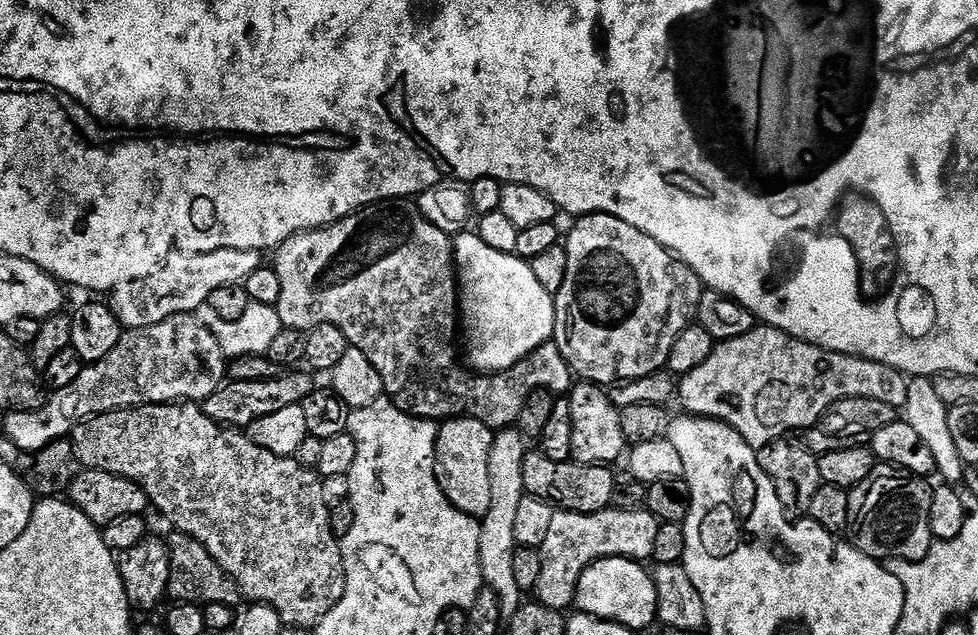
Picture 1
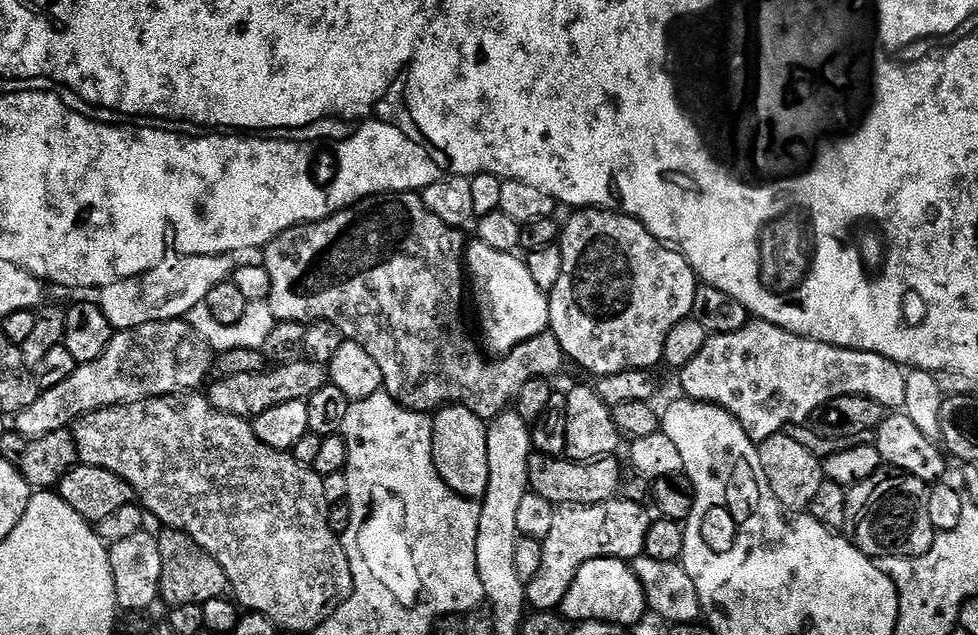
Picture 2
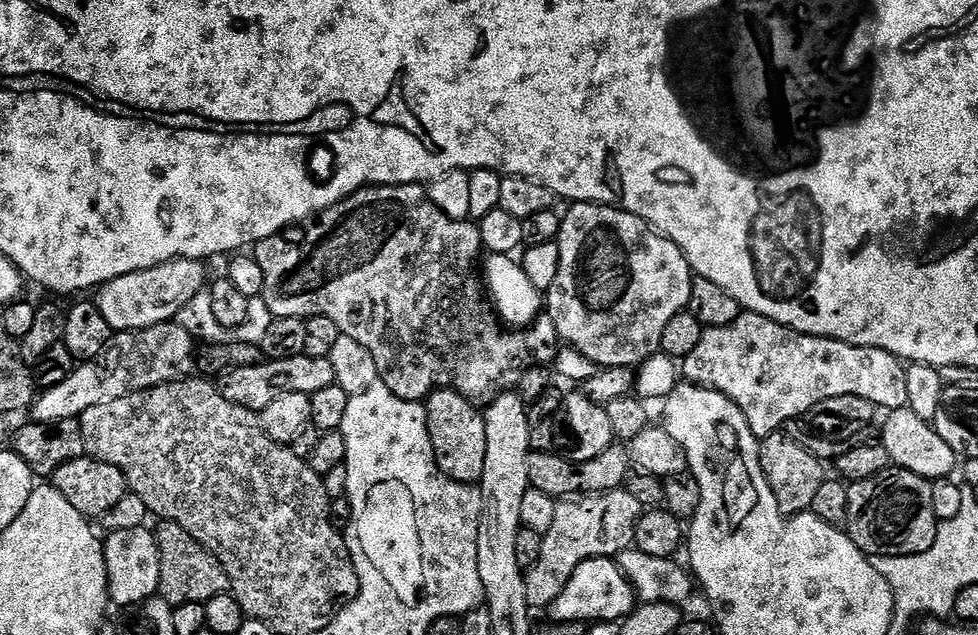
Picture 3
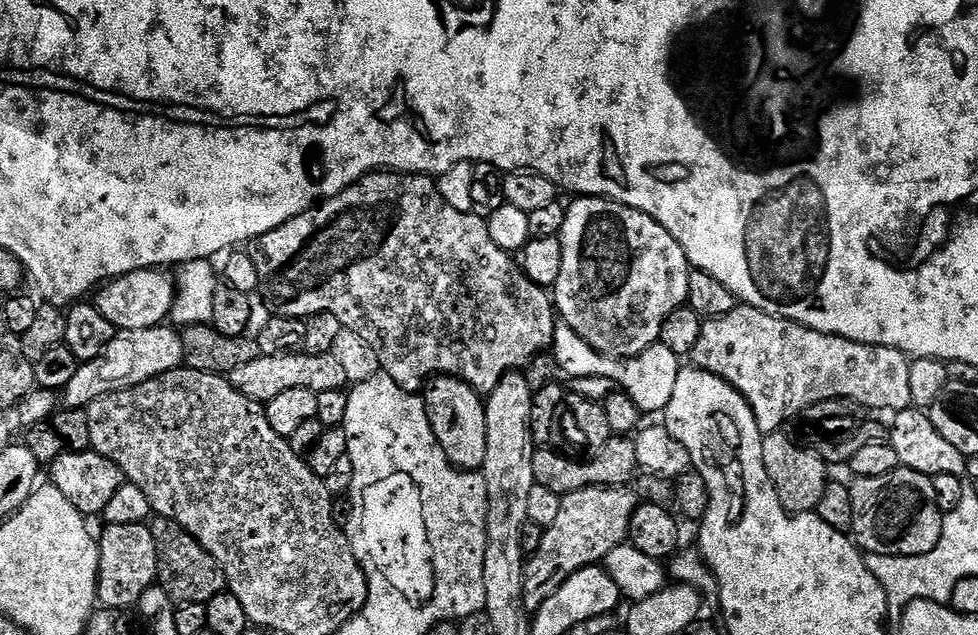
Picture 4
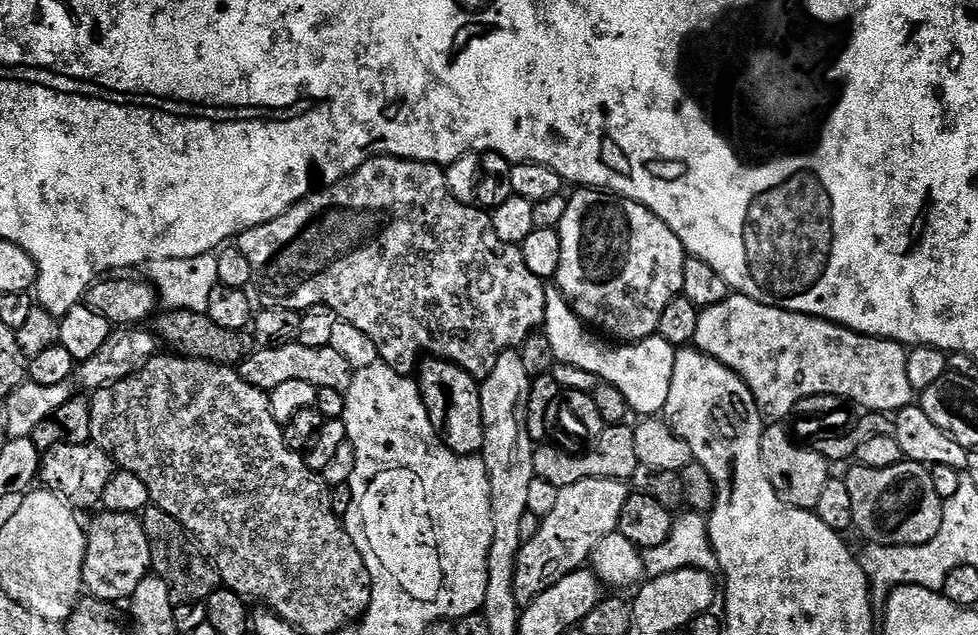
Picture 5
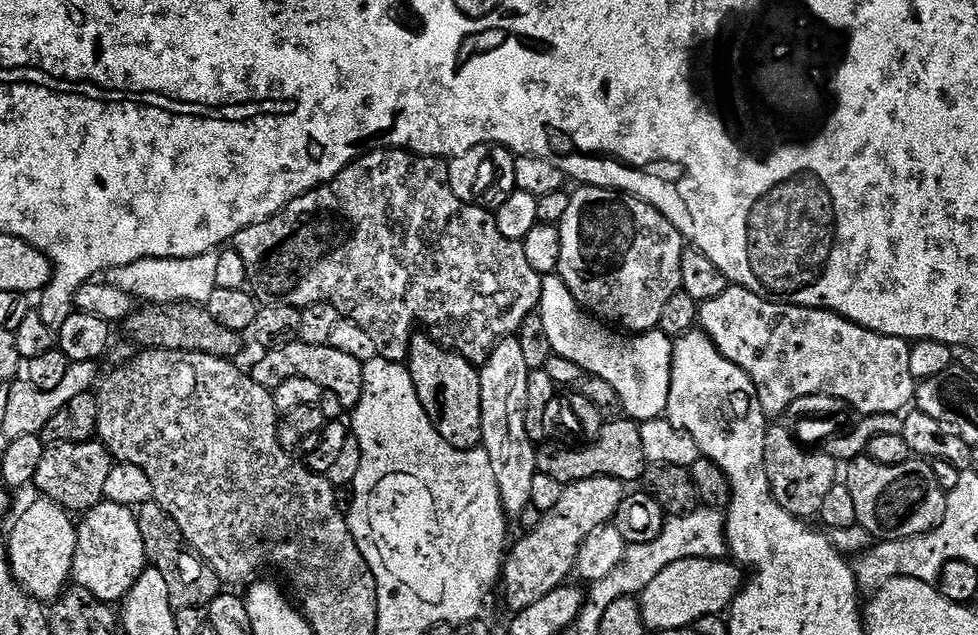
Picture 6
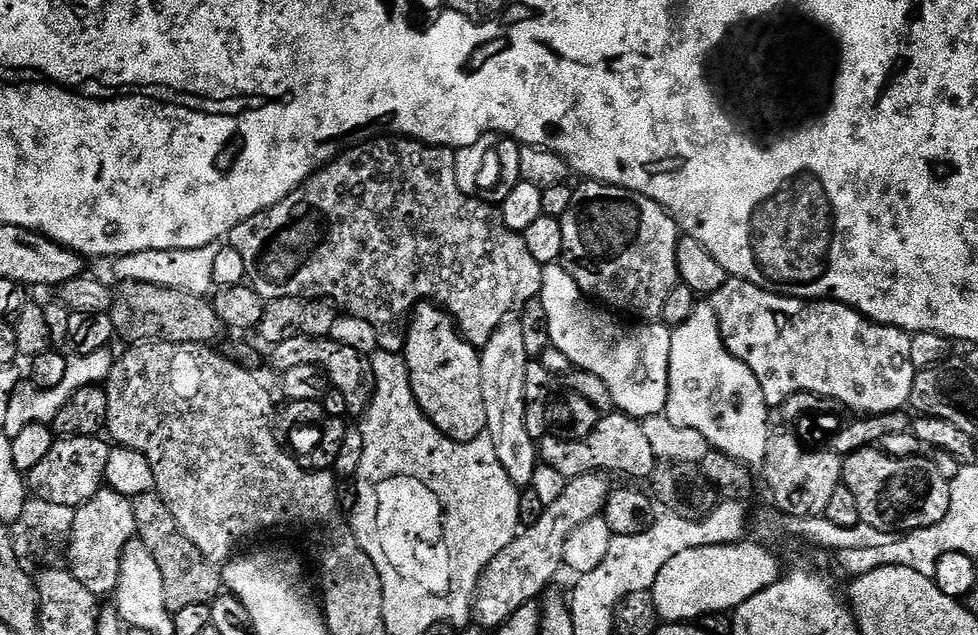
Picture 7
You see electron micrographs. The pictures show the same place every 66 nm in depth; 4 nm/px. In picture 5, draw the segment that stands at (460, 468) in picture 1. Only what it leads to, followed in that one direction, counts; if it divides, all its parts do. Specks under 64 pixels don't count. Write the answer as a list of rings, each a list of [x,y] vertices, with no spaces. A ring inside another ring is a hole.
[[[428,358],[419,365],[420,396],[436,427],[440,441],[459,456],[474,456],[484,450],[484,423],[480,405],[480,384],[466,370],[448,360]]]

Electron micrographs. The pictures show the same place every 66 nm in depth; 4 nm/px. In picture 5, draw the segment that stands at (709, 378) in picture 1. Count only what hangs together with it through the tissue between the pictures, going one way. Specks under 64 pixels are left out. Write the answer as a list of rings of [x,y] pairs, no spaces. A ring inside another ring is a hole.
[[[730,294],[718,306],[703,309],[694,344],[705,356],[714,358],[744,379],[744,385],[754,394],[761,417],[768,422],[787,421],[787,416],[795,413],[798,402],[811,396],[839,396],[844,402],[853,400],[872,414],[895,414],[914,400],[914,389],[906,374],[909,349],[905,345],[897,340],[863,336],[861,332],[816,316],[766,306],[749,296]]]

